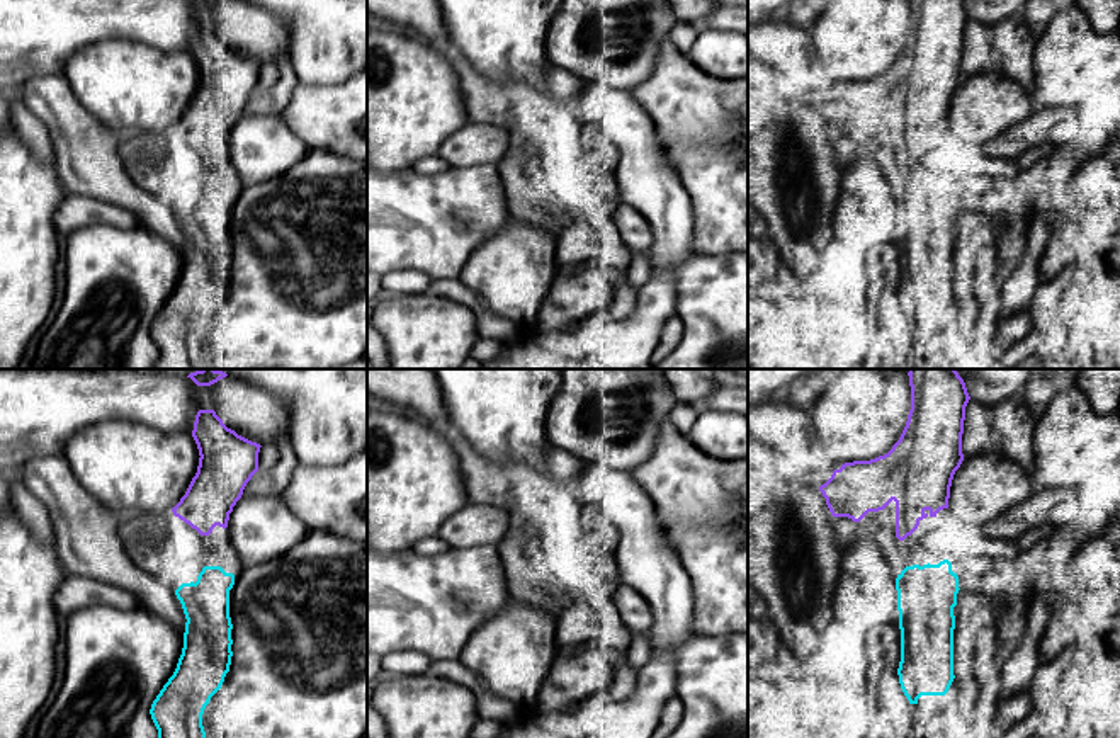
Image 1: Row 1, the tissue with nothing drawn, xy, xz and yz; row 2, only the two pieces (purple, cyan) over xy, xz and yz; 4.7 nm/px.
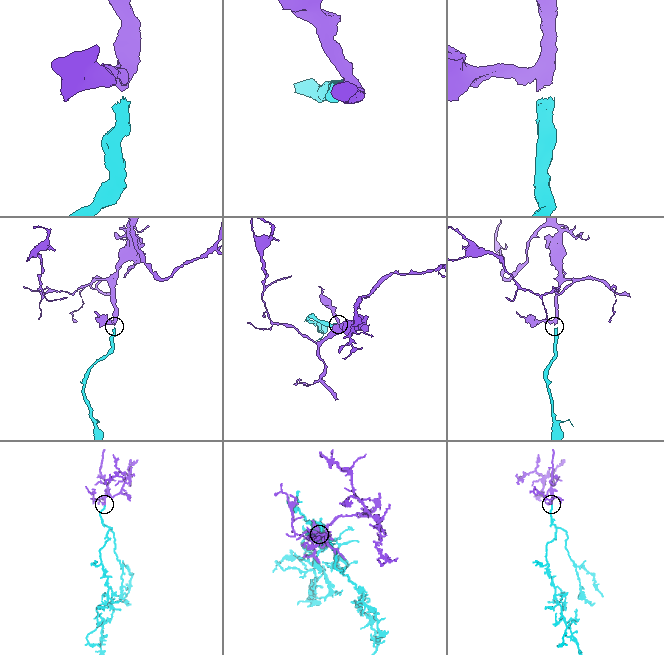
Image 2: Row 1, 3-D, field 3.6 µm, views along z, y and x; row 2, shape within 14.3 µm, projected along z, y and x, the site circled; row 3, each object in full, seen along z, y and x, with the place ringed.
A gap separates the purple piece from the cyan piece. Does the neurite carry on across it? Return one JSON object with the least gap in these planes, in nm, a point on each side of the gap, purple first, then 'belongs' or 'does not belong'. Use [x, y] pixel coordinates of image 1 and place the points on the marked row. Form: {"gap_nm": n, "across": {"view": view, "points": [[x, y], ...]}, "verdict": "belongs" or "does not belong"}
{"gap_nm": 130, "across": {"view": "yz", "points": [[903, 539], [906, 567]]}, "verdict": "belongs"}

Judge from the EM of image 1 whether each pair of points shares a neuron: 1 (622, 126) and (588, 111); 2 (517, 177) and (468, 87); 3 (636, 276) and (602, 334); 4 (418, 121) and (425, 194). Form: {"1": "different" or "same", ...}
{"1": "same", "2": "same", "3": "different", "4": "different"}

